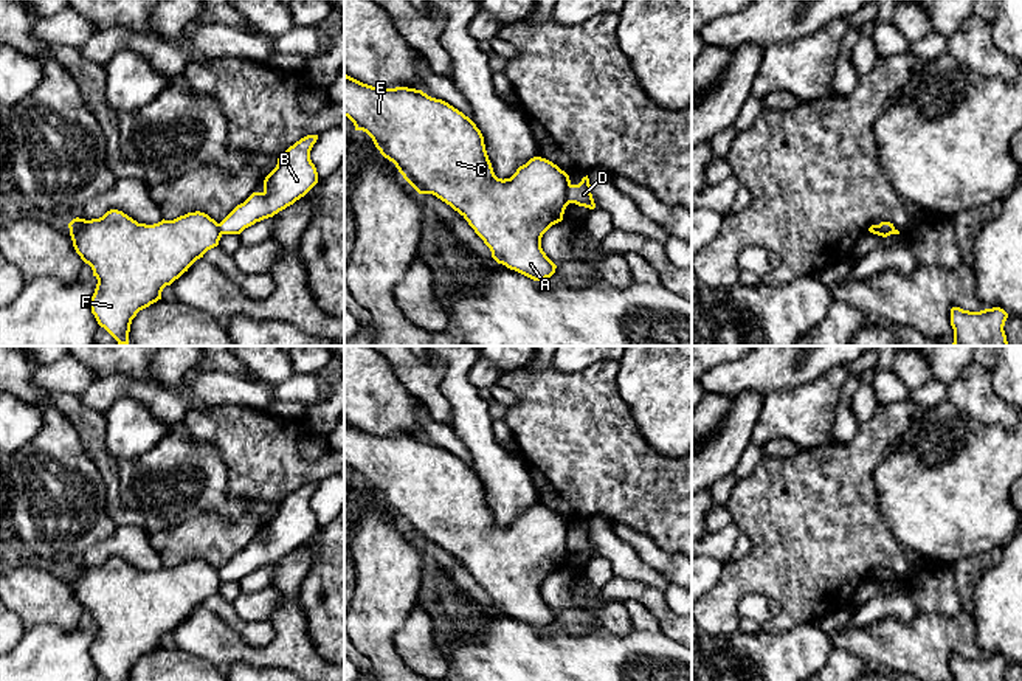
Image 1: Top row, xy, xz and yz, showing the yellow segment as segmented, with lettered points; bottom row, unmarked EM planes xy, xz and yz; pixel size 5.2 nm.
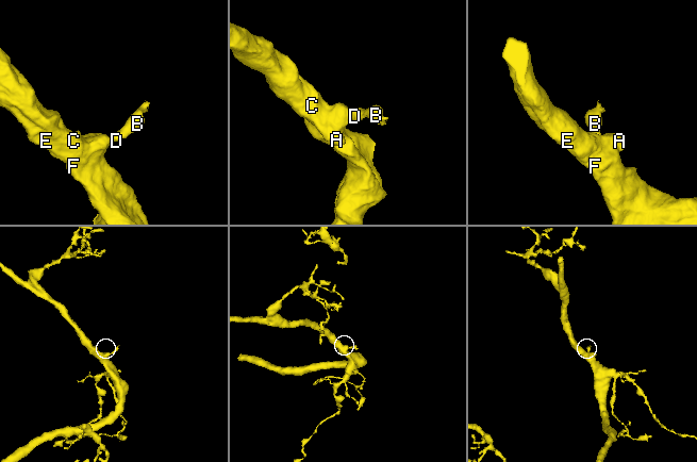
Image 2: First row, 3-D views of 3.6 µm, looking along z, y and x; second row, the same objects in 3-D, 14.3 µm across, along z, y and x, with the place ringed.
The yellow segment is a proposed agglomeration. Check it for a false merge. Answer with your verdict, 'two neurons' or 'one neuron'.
two neurons

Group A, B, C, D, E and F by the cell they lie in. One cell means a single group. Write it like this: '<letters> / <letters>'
A C E F / B D

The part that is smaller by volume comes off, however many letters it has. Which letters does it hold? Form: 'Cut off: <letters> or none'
Cut off: B, D

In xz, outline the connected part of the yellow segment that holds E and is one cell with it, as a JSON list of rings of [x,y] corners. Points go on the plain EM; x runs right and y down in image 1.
[[[344,422],[344,464],[366,479],[419,540],[433,541],[457,558],[490,596],[492,605],[533,628],[551,625],[557,613],[541,596],[543,582],[563,568],[569,552],[569,523],[552,509],[533,504],[510,526],[498,526],[484,484],[462,459],[422,437],[377,436]]]

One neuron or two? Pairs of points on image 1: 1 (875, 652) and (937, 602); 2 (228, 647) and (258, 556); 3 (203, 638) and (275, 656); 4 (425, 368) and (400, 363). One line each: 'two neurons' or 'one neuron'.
1: two neurons
2: one neuron
3: one neuron
4: one neuron

